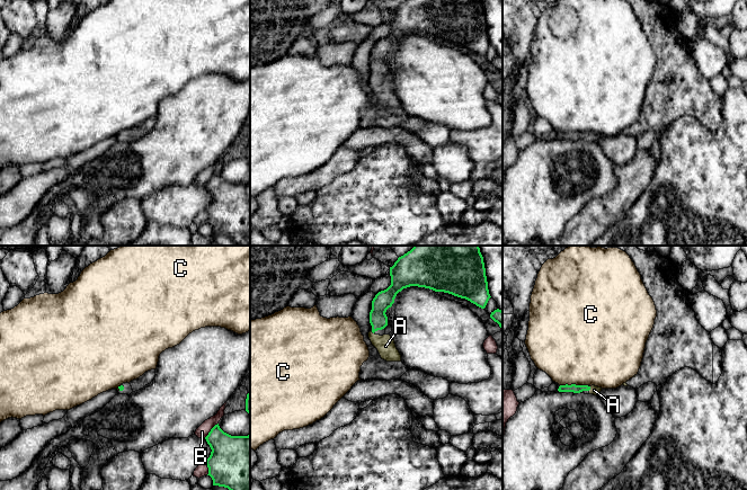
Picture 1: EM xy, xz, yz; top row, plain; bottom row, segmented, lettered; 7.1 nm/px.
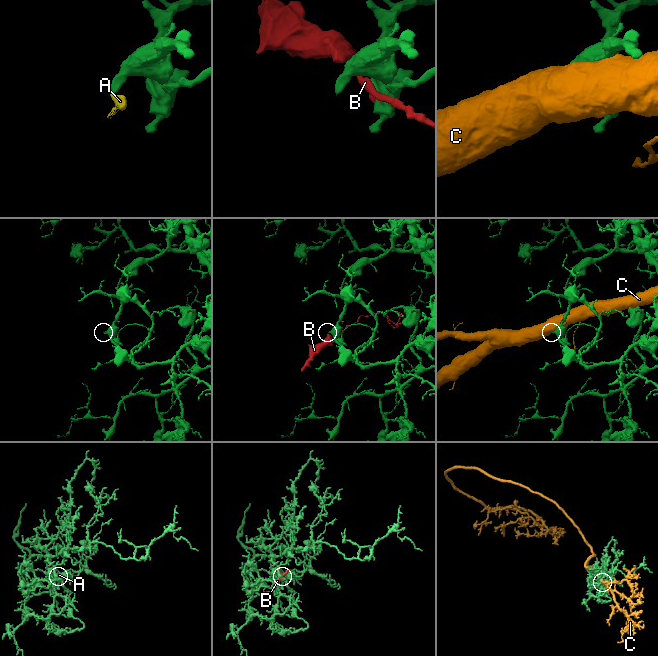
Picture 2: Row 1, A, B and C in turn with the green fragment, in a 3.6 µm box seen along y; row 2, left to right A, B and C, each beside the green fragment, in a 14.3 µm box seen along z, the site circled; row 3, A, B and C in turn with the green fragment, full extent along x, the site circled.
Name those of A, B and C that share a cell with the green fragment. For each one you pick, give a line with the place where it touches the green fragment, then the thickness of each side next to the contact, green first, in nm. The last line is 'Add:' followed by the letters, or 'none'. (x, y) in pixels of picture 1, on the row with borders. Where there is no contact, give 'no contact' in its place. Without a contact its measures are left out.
A: contact yz (589, 389); calibres 60 and 70 nm
Add: A

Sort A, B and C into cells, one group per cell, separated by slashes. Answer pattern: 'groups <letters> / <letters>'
groups A / B / C

